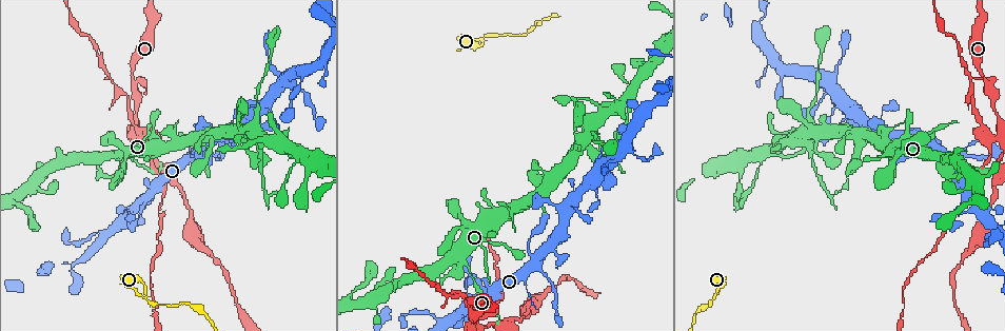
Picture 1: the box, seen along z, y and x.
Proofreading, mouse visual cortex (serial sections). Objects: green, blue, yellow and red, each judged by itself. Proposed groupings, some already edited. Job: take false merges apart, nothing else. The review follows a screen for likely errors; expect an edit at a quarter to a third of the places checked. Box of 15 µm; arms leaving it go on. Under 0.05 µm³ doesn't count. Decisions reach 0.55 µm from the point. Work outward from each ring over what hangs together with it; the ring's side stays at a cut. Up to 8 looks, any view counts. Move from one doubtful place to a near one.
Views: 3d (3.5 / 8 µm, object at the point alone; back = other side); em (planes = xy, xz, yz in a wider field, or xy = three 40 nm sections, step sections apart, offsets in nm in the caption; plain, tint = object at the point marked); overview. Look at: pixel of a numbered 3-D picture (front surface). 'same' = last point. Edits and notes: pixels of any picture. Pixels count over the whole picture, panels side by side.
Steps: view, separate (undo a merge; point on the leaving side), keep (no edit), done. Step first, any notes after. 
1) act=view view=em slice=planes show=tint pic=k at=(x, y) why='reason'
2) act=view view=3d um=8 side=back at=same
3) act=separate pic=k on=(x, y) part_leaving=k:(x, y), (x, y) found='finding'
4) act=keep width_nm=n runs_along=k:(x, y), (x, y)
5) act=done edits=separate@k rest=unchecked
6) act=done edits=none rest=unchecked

act=view view=3d um=8 pic=1 at=(486, 36) why='sharp bend'

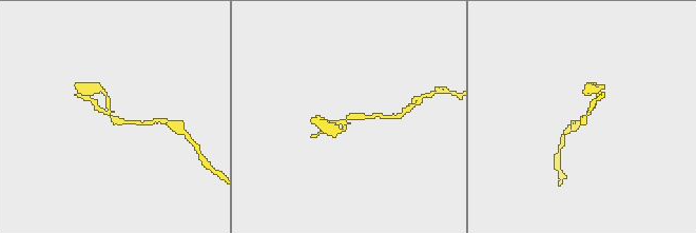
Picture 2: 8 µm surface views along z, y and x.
act=view view=em slice=xy step=2 show=tint pic=2 at=(115, 120) why='shape alone is not enough'

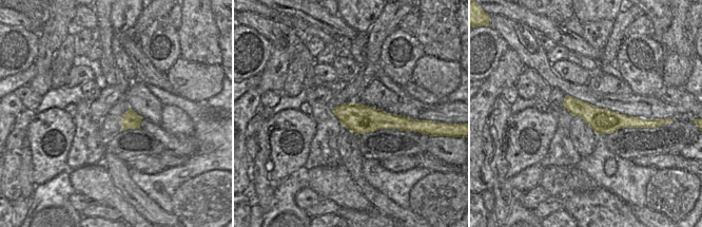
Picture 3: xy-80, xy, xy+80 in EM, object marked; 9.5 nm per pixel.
act=keep width_nm=280 runs_along=2:(104, 92), (113, 118), (142, 123) found='all the same cell'

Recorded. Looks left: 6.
act=view view=3d um=3.5 pic=1 at=(260, 150) why='thick turns thin'

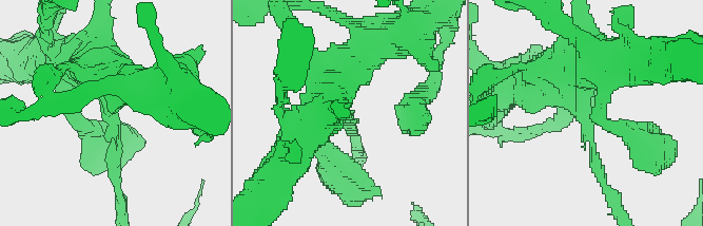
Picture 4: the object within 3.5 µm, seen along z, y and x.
act=view view=em slice=xy step=2 show=tint pic=4 at=(109, 114) arm_widths_nm=200,600 why='shape alone is not enough'

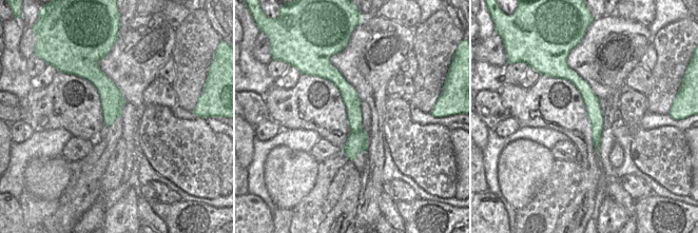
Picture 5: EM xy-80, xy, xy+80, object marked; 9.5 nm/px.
act=keep runs_along=5:(320, 72), (352, 102), (353, 157) found='all the same cell'

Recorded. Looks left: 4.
act=view view=3d um=3.5 side=back pic=1 at=(462, 261) why='four-way junction'

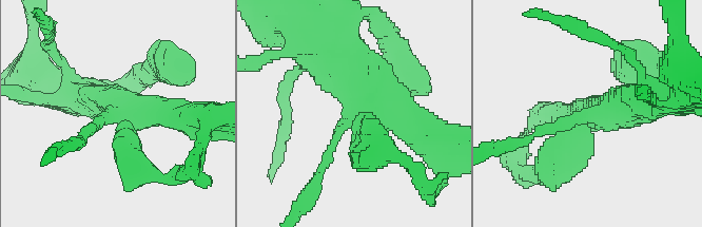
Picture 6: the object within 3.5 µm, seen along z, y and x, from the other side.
act=view view=em slice=xy step=2 show=tint pic=6 at=(362, 107) why='need the tissue'

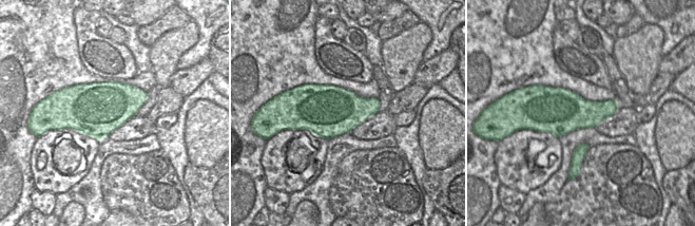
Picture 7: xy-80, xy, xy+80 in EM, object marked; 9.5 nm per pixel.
act=separate pic=6 on=(326, 161) part_leaving=6:(342, 130), (299, 210) found='two cells meet here'

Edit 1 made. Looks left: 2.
act=done edits=separate@6 rest=unchecked

